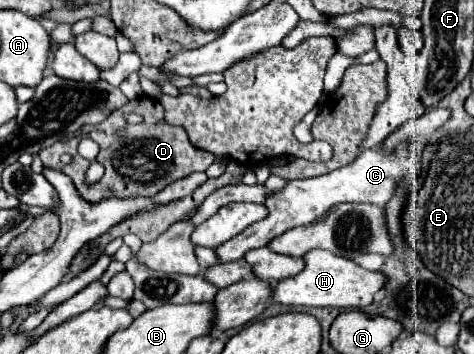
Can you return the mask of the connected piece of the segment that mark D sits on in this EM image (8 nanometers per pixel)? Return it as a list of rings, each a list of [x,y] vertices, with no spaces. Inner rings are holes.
[[[147,96],[129,100],[123,108],[115,110],[111,114],[111,118],[107,118],[107,122],[101,122],[101,124],[95,124],[95,126],[85,126],[81,132],[85,132],[85,136],[93,138],[101,148],[99,156],[97,156],[97,162],[101,162],[105,166],[105,176],[99,182],[95,182],[95,184],[85,182],[85,172],[89,168],[89,160],[85,160],[83,156],[77,154],[79,138],[73,138],[73,140],[67,140],[67,142],[59,140],[53,146],[43,148],[39,152],[39,158],[41,158],[43,166],[57,168],[57,170],[65,172],[73,180],[79,194],[89,202],[99,202],[99,200],[109,198],[109,196],[131,196],[131,194],[151,196],[151,194],[163,190],[163,186],[167,186],[167,184],[171,184],[179,178],[185,178],[187,174],[205,172],[213,164],[213,154],[197,150],[195,146],[191,146],[191,142],[187,138],[187,132],[181,126],[167,124],[163,120],[163,106],[157,100],[151,100]],[[125,112],[135,112],[135,114],[143,116],[143,122],[141,124],[125,122],[125,118],[123,118]],[[121,126],[127,126],[127,138],[115,140],[113,130],[117,130]],[[63,152],[73,156],[71,164],[63,164],[59,160],[59,156]]]

